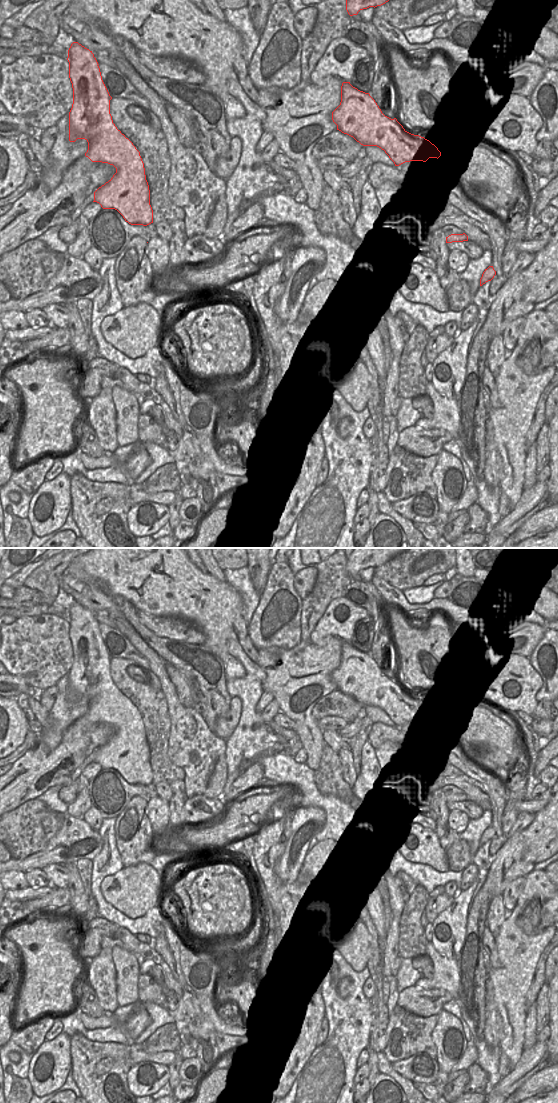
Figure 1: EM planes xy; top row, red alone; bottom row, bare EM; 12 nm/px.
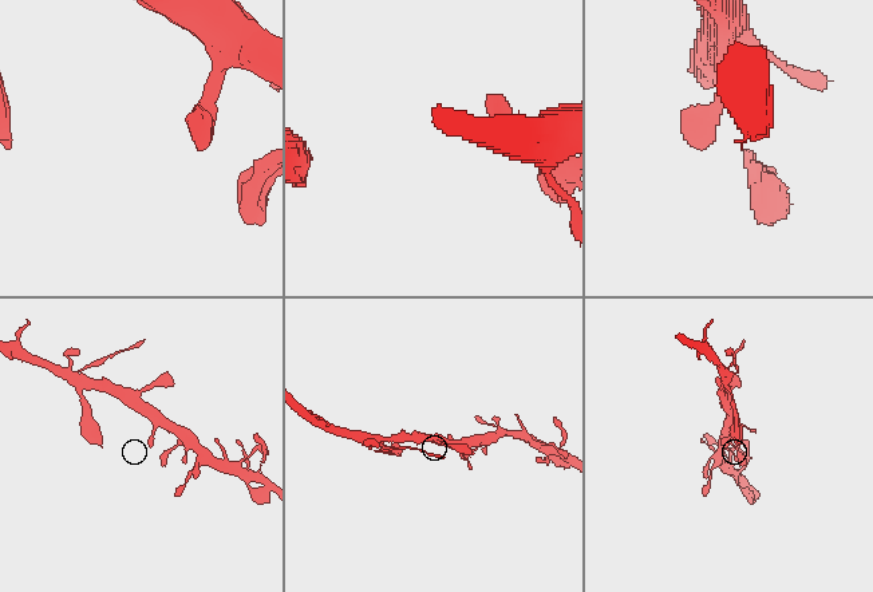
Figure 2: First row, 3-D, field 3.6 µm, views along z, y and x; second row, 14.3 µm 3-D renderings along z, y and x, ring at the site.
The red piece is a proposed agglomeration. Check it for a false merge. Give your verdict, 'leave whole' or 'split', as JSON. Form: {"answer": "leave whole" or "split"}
{"answer": "leave whole"}

